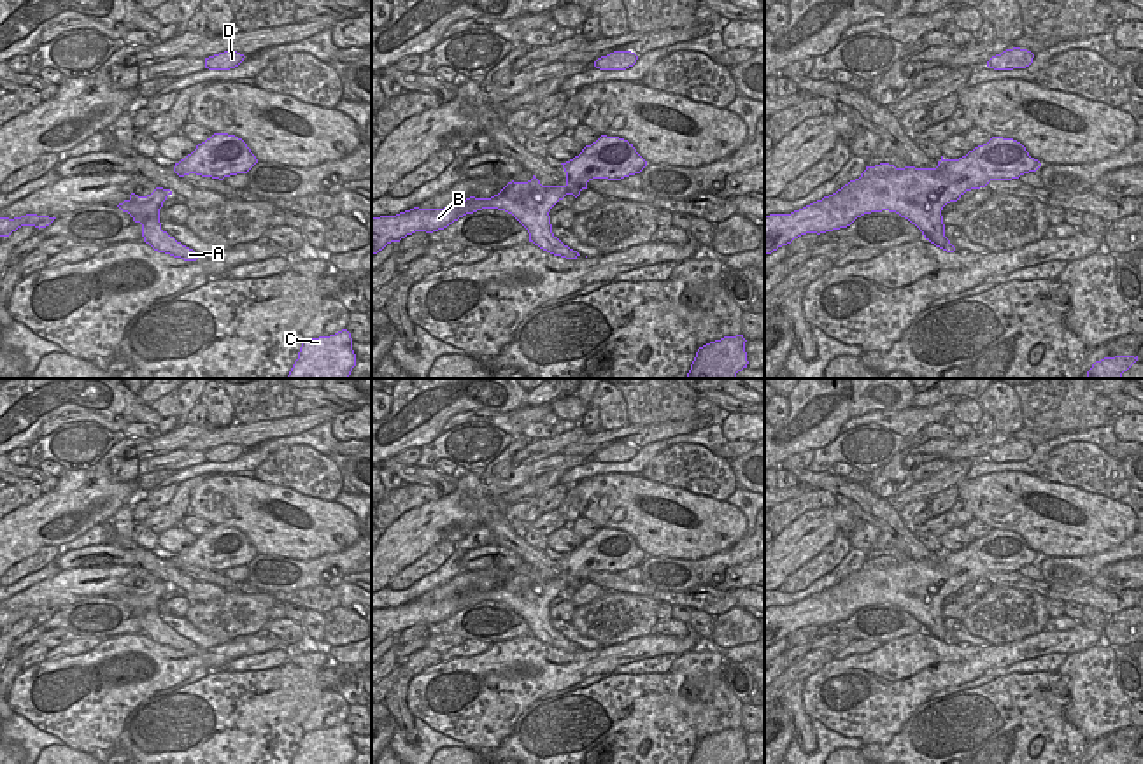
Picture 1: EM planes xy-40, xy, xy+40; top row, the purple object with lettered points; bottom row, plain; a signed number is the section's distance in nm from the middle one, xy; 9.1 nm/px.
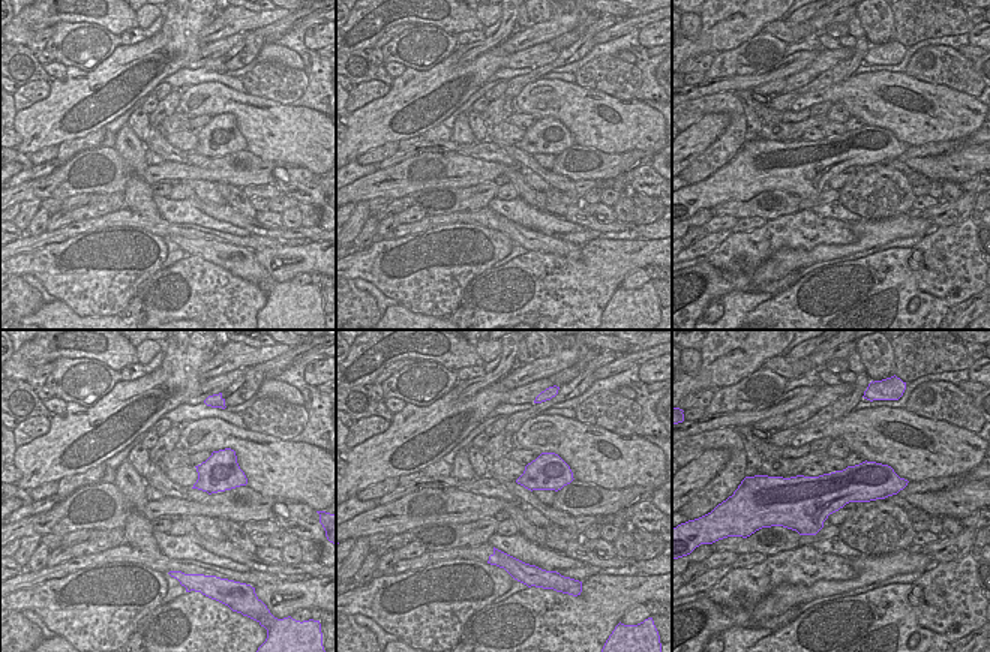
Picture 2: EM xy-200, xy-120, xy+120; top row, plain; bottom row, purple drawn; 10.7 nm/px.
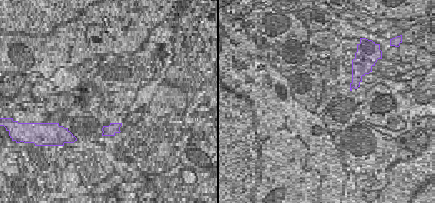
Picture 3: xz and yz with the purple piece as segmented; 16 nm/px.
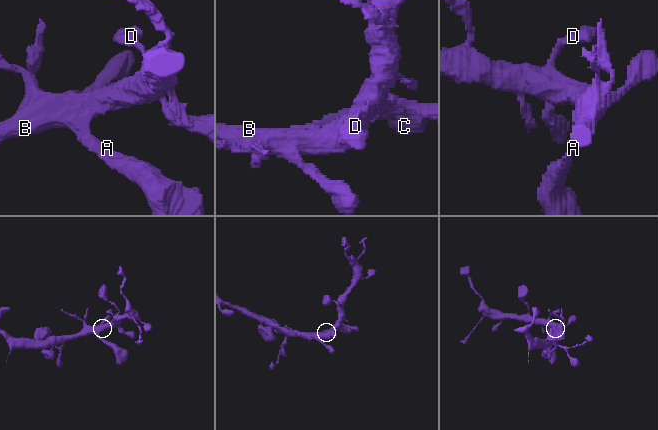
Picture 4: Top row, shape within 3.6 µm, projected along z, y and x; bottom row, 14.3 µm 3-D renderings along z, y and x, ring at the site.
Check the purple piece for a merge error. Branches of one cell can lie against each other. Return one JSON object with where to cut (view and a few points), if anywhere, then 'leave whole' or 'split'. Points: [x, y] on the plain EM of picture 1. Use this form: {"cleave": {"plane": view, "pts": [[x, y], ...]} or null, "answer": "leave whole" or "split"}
{"cleave": null, "answer": "leave whole"}

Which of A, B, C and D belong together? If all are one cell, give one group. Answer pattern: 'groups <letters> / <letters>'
groups A B C D

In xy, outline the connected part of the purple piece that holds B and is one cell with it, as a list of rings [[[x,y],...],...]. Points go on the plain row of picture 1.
[[[601,527],[596,534],[586,538],[579,548],[561,557],[566,564],[564,578],[542,578],[533,568],[528,575],[508,575],[491,591],[470,589],[444,601],[414,599],[396,608],[373,610],[372,648],[387,636],[400,634],[415,624],[433,626],[466,606],[482,601],[498,601],[512,606],[528,622],[529,634],[540,641],[554,648],[577,652],[580,647],[552,626],[550,601],[566,587],[577,591],[582,582],[587,582],[587,575],[593,571],[621,573],[640,566],[647,559],[647,554],[628,533]]]

